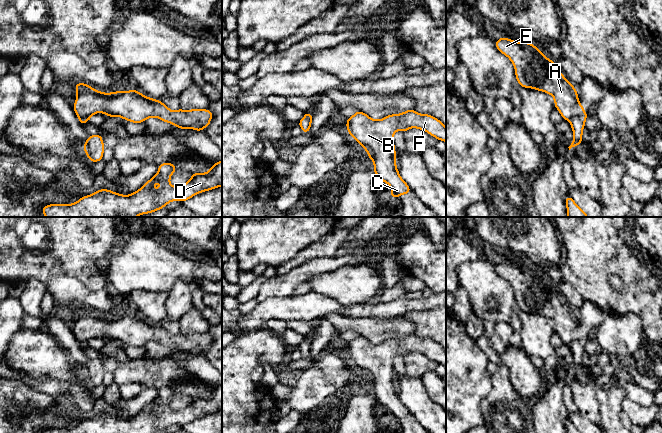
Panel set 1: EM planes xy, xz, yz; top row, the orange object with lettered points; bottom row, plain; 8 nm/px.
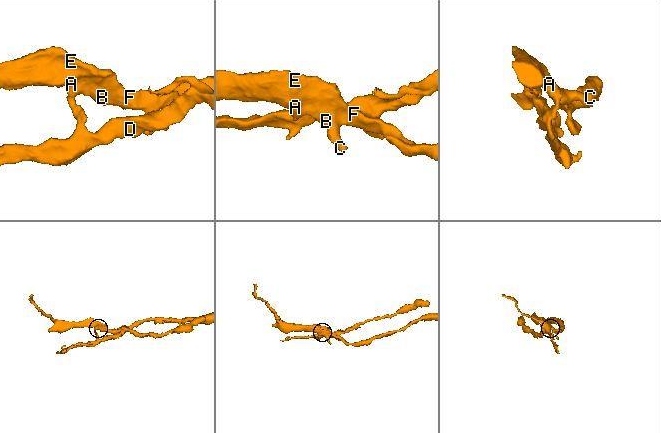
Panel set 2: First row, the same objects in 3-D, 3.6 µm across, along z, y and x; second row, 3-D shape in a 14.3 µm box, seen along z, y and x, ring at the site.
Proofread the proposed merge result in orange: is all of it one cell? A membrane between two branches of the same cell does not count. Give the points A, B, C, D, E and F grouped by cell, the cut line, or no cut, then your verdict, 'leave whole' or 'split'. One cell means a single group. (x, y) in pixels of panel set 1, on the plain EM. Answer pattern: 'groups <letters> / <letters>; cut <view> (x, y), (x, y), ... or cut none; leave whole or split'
groups A B C E F / D; cut yz (584, 336), (574, 339), (568, 344); split

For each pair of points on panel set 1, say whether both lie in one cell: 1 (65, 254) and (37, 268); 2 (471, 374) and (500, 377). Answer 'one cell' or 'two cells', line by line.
1: one cell
2: two cells

